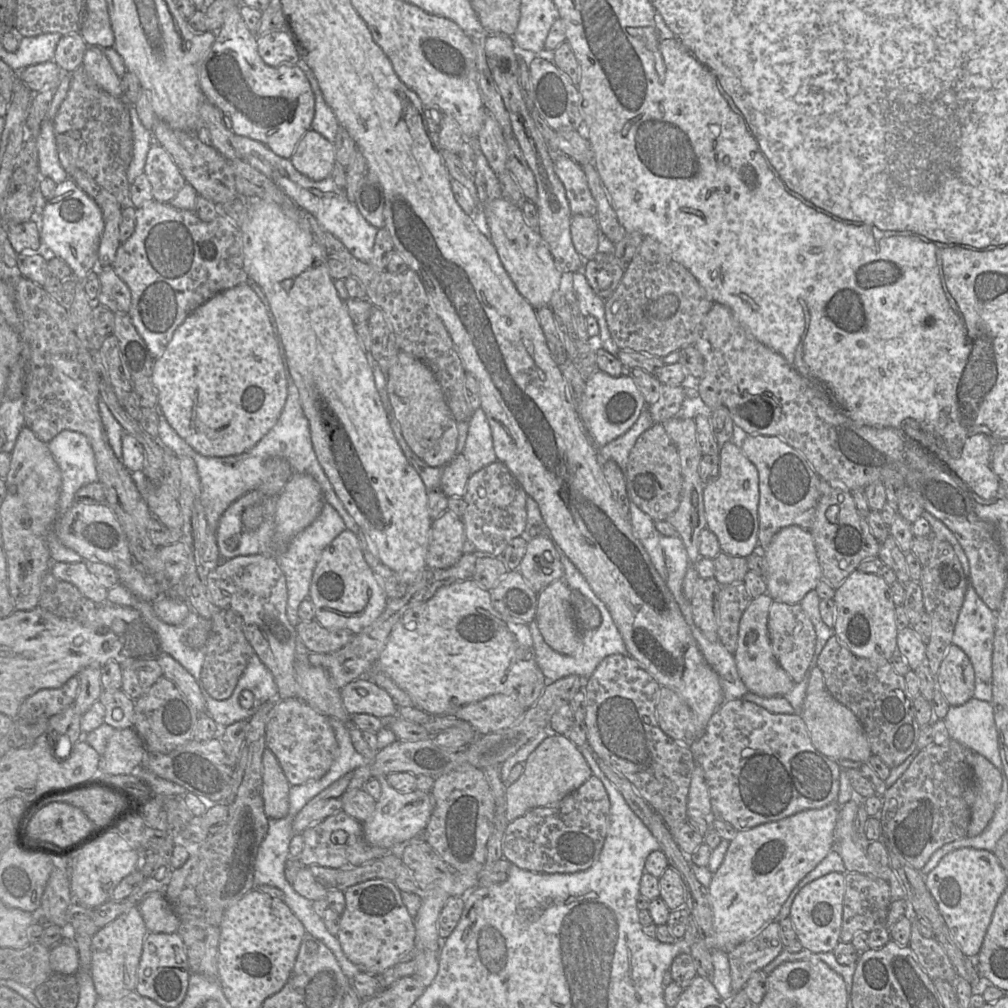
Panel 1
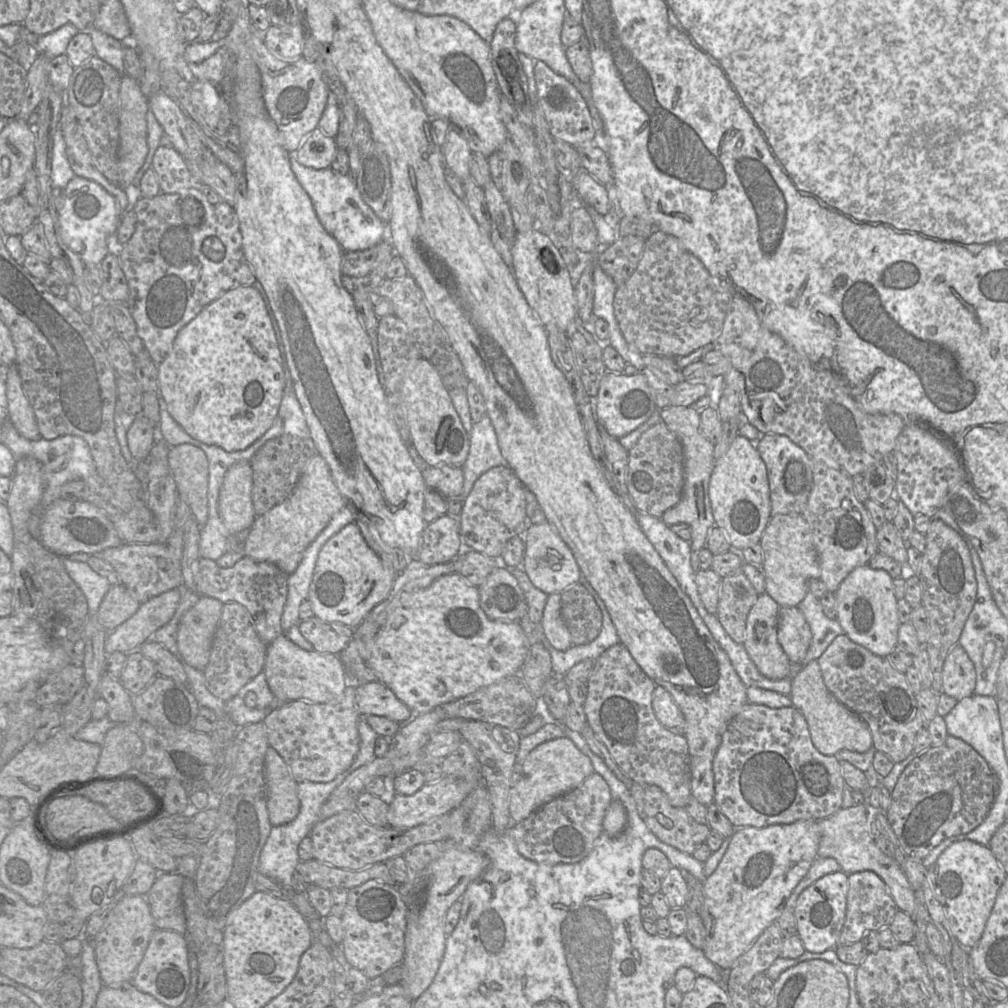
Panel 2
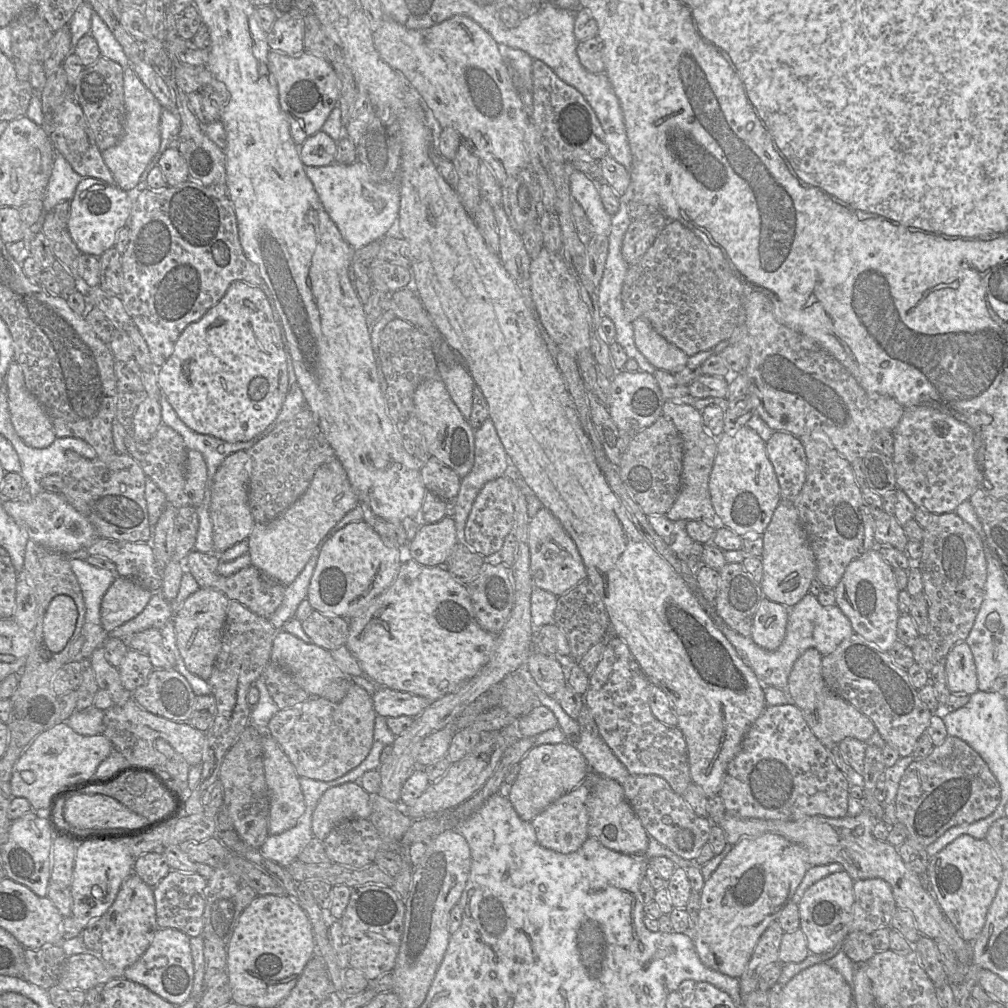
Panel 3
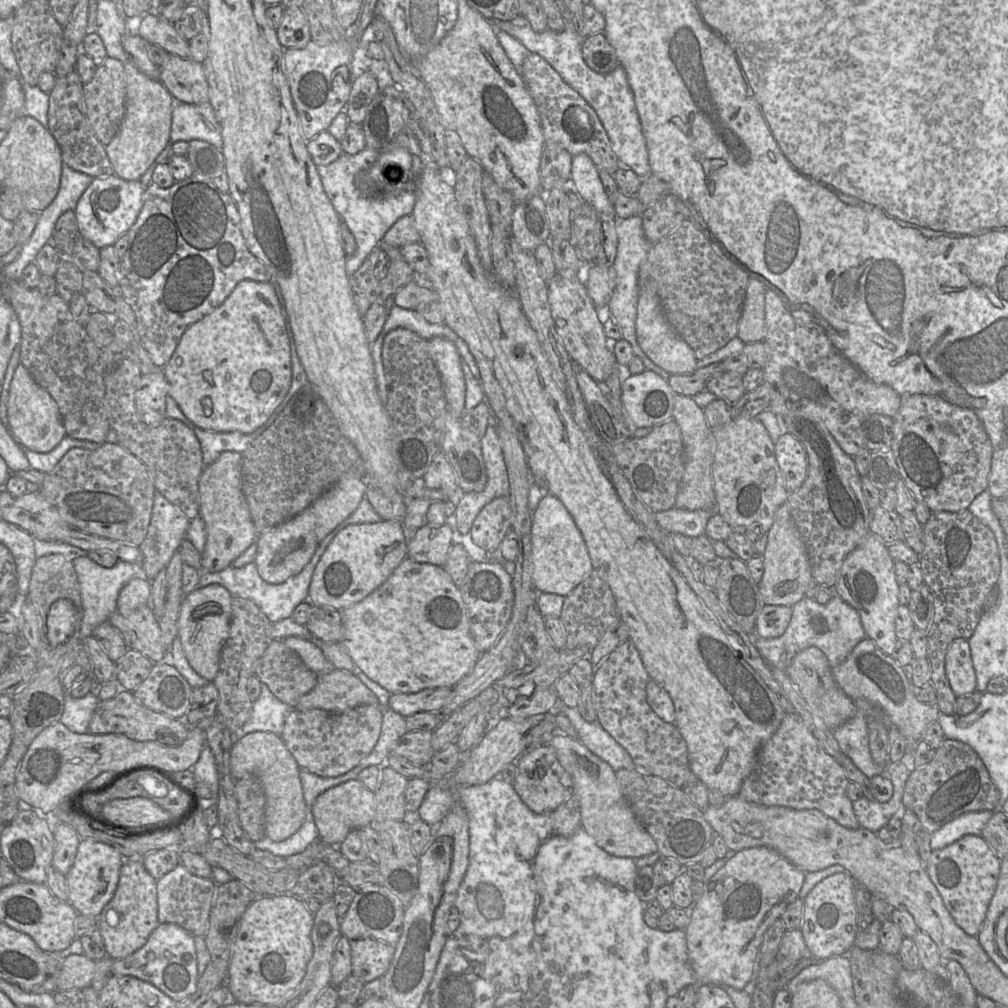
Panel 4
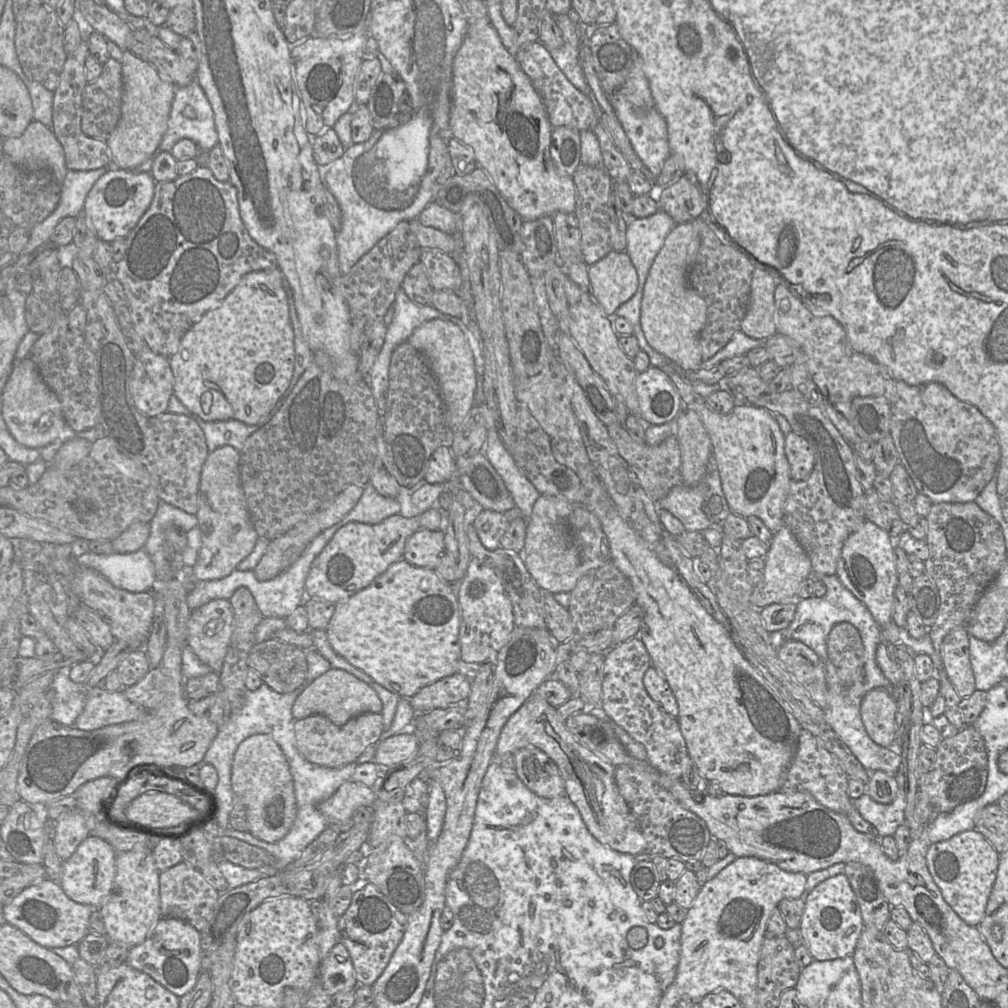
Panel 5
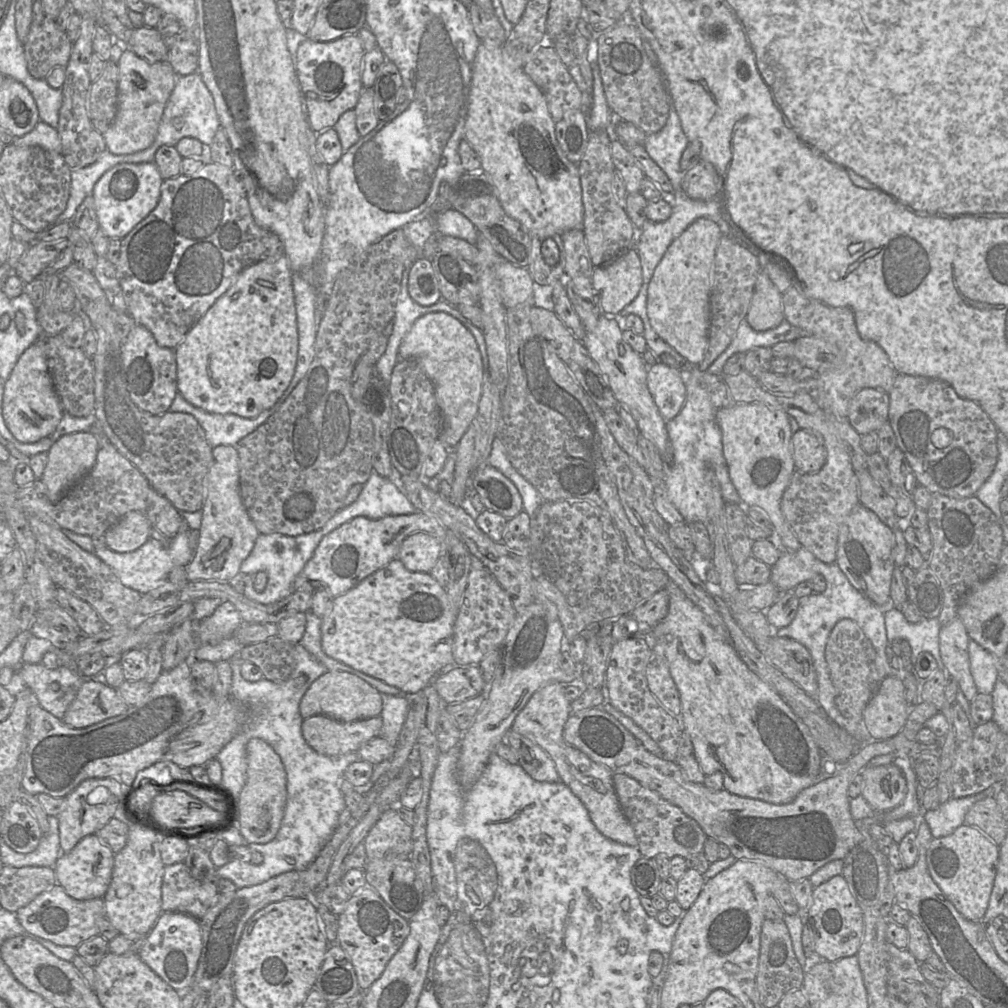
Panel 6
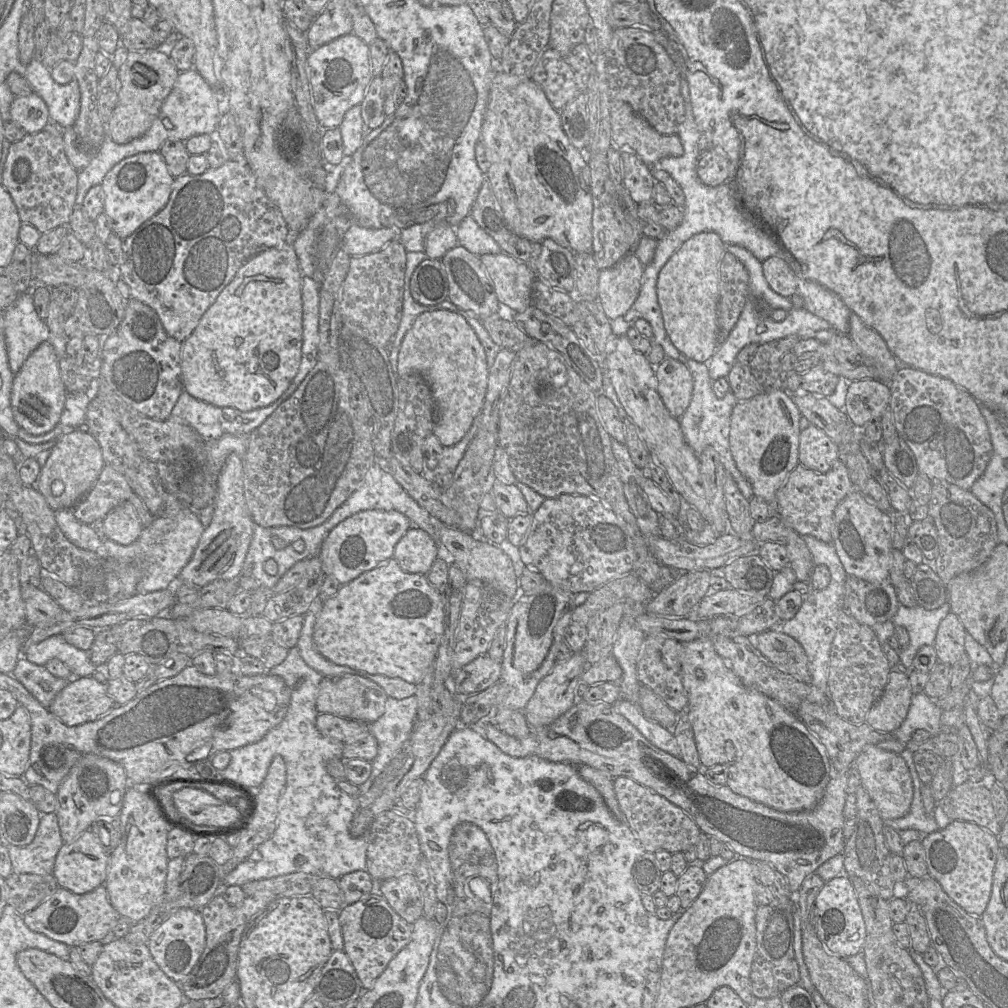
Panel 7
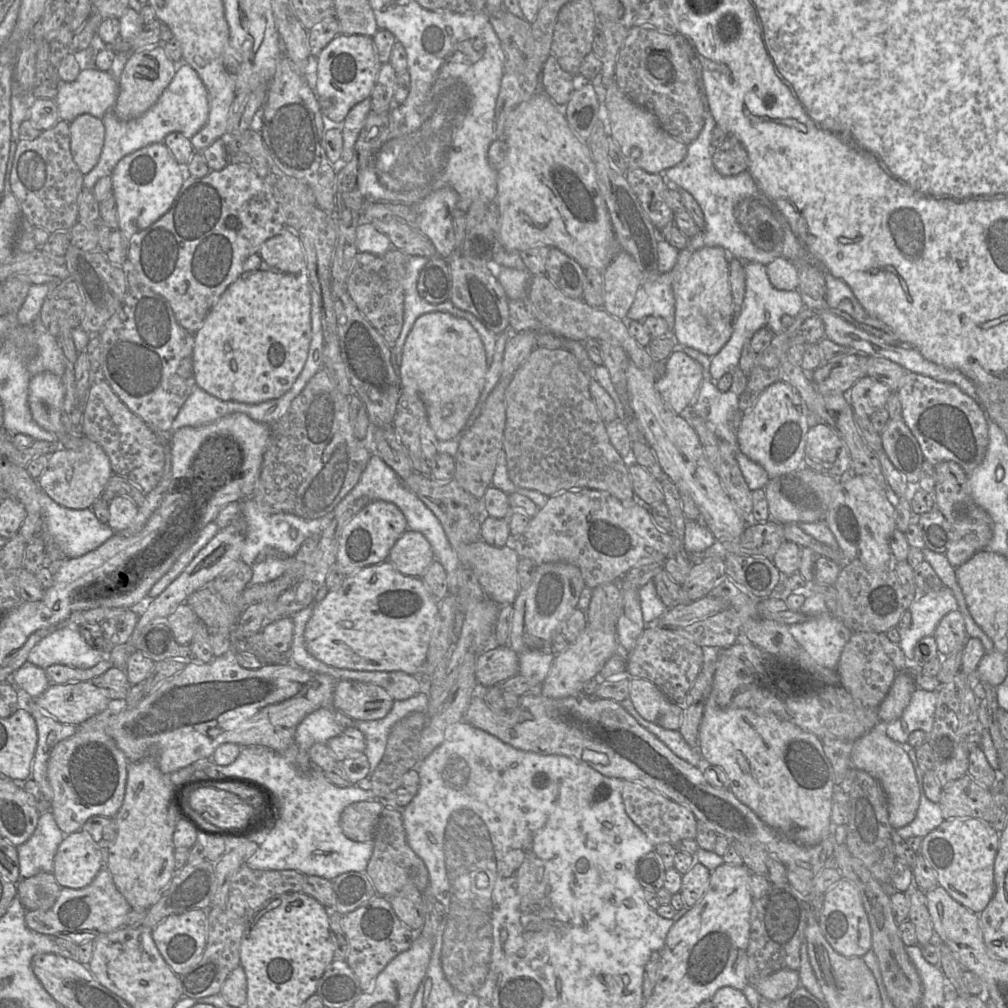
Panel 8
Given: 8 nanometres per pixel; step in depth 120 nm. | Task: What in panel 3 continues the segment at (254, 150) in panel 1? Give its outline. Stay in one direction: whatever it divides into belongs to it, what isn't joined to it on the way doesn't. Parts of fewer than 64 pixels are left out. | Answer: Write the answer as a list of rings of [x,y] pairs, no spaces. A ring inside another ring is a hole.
[[[359,161],[351,165],[334,162],[327,166],[305,167],[305,173],[342,237],[355,250],[375,240],[381,240],[398,219],[400,170],[397,177],[387,183],[374,182],[366,166]]]

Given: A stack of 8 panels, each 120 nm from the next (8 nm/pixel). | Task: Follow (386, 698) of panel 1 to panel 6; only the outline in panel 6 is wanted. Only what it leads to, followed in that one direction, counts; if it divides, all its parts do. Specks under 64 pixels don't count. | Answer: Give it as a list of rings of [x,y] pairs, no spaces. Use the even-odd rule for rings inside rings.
[[[452,665],[435,677],[434,686],[445,705],[475,697],[487,689],[479,665]]]

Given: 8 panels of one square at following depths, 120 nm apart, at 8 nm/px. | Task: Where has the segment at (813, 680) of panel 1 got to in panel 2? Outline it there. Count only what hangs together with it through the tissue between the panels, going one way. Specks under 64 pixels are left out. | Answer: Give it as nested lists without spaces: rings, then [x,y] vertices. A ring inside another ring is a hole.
[[[818,660],[810,661],[794,675],[790,698],[792,706],[798,709],[806,719],[811,740],[821,754],[832,756],[841,750],[864,753],[873,746],[867,723],[840,703],[827,689]]]

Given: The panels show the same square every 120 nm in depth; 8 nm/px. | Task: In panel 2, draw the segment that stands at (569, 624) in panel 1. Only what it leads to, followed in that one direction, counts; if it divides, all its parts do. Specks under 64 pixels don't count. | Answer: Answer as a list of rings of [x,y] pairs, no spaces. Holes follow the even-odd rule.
[[[560,593],[548,595],[540,627],[547,641],[556,650],[565,651],[572,645],[570,632],[561,615]]]

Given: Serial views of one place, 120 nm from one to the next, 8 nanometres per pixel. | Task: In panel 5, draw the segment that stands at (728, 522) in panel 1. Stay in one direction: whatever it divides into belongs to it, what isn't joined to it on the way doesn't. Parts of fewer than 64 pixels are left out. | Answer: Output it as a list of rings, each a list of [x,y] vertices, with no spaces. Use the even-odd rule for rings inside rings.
[[[673,372],[669,377],[678,389],[682,403],[698,413],[709,433],[712,454],[731,512],[744,518],[757,516],[772,533],[776,533],[784,524],[784,506],[792,479],[784,451],[785,435],[773,413],[764,407],[740,402],[727,414],[715,413],[707,406],[706,399],[694,390],[693,383],[686,376]]]

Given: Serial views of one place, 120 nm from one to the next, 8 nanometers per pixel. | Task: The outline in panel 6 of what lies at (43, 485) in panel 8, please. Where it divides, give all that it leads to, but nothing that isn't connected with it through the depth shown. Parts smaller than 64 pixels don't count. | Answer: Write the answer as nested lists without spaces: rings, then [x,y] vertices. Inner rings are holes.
[[[88,432],[66,434],[50,447],[40,480],[52,503],[58,503],[75,483],[90,472],[98,449],[97,437]]]

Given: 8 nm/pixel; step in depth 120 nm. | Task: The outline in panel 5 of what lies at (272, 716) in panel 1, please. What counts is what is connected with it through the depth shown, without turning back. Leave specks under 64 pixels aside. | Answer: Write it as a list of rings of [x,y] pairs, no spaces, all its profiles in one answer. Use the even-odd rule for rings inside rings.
[[[363,713],[337,726],[320,714],[294,721],[296,747],[309,762],[329,768],[342,767],[355,761],[369,745],[376,743],[383,732],[381,713]]]

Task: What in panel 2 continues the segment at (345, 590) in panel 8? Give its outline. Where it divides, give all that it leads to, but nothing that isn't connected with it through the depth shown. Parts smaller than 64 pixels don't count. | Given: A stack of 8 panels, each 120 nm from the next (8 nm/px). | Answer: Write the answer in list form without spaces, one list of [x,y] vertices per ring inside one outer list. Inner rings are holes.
[[[450,573],[440,576],[430,586],[424,589],[404,593],[399,600],[398,606],[390,614],[385,625],[376,635],[373,642],[360,644],[360,654],[365,664],[376,674],[378,681],[390,688],[395,696],[404,703],[413,714],[420,714],[465,697],[482,687],[491,685],[508,676],[519,675],[526,660],[529,647],[530,639],[528,632],[525,632],[517,621],[492,620],[487,617],[480,606],[478,587],[468,583],[460,574]]]

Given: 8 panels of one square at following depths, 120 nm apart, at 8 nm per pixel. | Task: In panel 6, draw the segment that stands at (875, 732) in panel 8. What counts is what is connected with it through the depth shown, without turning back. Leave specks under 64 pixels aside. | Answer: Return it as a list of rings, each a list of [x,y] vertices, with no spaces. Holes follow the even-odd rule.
[[[894,764],[866,766],[862,771],[861,795],[876,812],[886,812],[899,806],[907,794],[907,782]]]

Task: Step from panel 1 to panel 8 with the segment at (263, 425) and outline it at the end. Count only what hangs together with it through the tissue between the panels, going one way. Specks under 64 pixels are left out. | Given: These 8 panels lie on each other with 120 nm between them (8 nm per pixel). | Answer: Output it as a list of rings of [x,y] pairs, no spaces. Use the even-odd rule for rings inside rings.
[[[286,226],[249,256],[238,278],[226,289],[194,334],[195,386],[223,400],[257,404],[284,395],[307,360],[311,330],[311,284],[298,233]]]

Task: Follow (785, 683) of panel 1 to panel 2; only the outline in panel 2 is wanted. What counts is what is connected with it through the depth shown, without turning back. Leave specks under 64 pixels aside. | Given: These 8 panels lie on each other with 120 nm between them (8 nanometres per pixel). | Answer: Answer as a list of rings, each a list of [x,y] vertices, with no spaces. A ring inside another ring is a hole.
[[[766,592],[759,594],[749,611],[743,643],[758,671],[779,680],[791,673],[791,662],[777,638],[780,605]]]

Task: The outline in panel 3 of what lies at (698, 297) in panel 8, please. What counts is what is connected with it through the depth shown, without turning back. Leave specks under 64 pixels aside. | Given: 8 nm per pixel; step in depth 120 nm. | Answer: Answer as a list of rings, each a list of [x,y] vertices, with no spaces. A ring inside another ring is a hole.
[[[645,318],[632,322],[634,343],[656,369],[675,373],[684,368],[689,356],[657,333]]]

